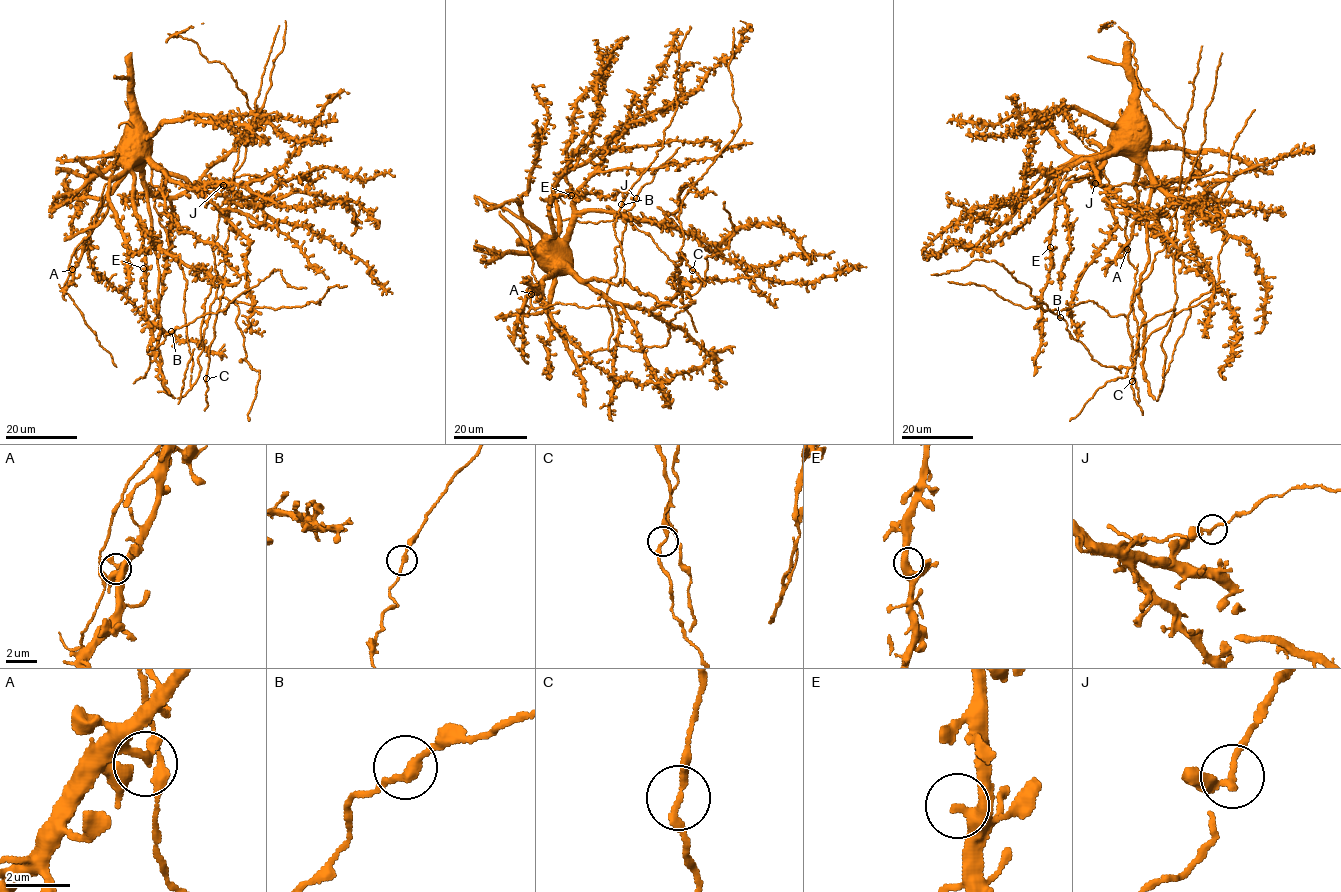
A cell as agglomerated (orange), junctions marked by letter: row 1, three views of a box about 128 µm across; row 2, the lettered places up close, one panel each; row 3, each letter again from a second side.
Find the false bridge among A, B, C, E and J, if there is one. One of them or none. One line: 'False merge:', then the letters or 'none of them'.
False merge: none of them

